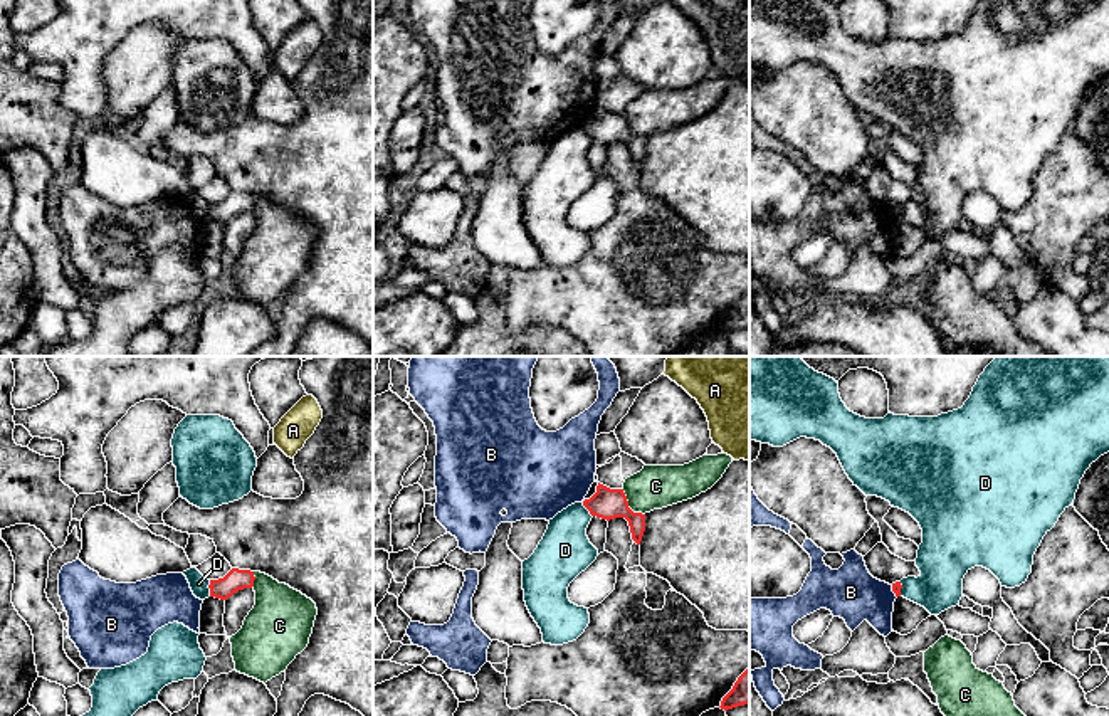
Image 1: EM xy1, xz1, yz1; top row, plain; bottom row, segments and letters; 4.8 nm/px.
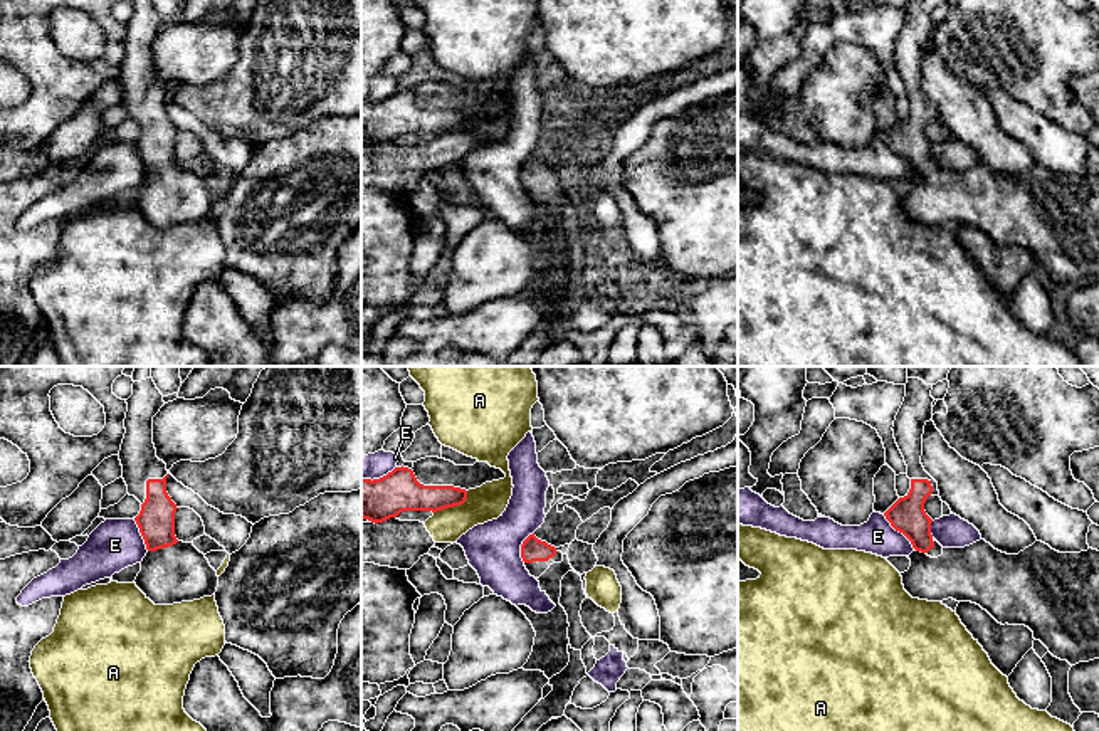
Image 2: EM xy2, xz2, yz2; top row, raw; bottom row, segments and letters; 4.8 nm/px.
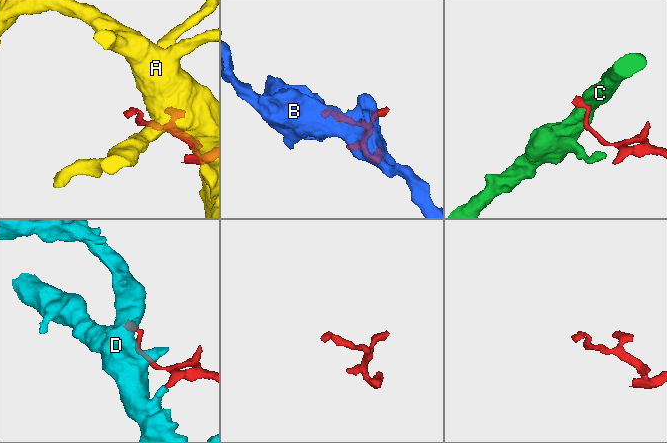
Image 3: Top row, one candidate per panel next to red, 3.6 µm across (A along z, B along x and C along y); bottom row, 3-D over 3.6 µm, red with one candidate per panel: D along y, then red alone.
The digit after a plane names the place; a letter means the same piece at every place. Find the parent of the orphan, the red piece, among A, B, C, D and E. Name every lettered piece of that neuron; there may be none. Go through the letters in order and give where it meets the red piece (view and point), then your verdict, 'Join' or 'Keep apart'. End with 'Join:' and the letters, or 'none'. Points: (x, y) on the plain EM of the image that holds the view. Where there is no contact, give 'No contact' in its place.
A: Touches red at xz2 (454, 128). Keep apart
B: Touches red at yz1 (893, 214). Keep apart
C: Touches red at xz1 (627, 130). Keep apart
D: Touches red at xy1 (209, 210). Keep apart
E: Touches red at yz2 (899, 155). Keep apart
Join: none

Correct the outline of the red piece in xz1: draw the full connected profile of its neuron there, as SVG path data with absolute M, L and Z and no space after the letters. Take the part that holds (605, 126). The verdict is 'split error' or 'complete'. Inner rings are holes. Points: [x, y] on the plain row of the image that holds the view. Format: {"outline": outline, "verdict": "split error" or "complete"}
{"outline": "M598 106L597 116L590 123L585 123L583 129L590 134L591 140L607 145L625 141L630 150L632 163L640 168L645 155L645 138L633 136L628 131L623 113L610 113Z", "verdict": "complete"}

